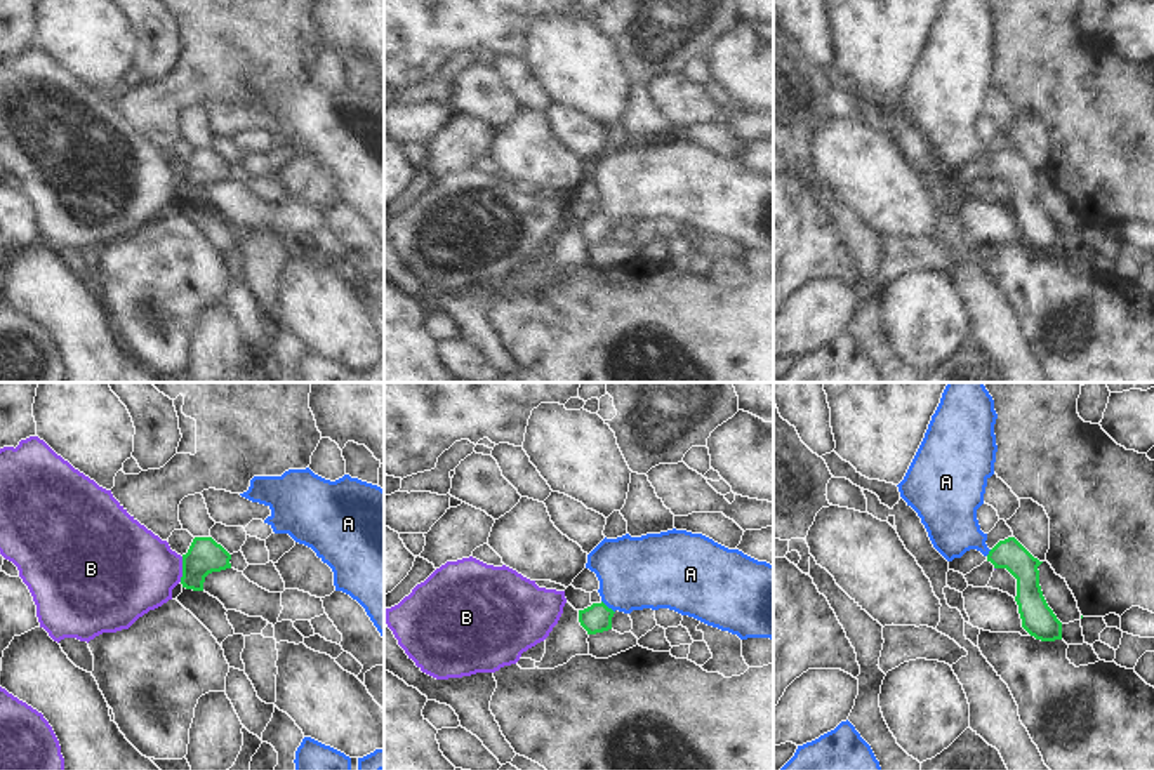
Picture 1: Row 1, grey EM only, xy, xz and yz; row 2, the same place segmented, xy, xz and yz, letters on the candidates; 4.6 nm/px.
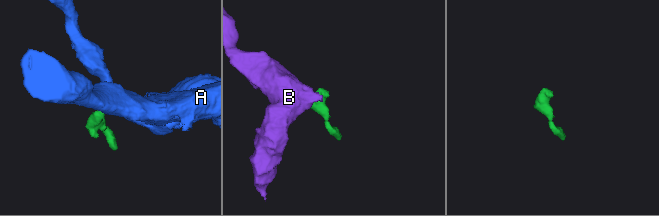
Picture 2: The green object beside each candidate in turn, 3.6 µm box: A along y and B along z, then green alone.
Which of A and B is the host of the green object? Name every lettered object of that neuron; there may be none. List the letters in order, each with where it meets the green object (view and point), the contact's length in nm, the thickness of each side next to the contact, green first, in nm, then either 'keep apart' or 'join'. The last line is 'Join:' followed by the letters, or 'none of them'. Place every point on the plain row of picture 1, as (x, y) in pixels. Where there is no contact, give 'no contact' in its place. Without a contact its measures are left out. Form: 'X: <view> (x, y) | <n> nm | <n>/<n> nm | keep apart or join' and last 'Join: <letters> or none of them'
A: xz (607, 218) | 90 nm | 130/340 nm | join
B: xy (183, 179) | 120 nm | 160/420 nm | keep apart
Join: A

